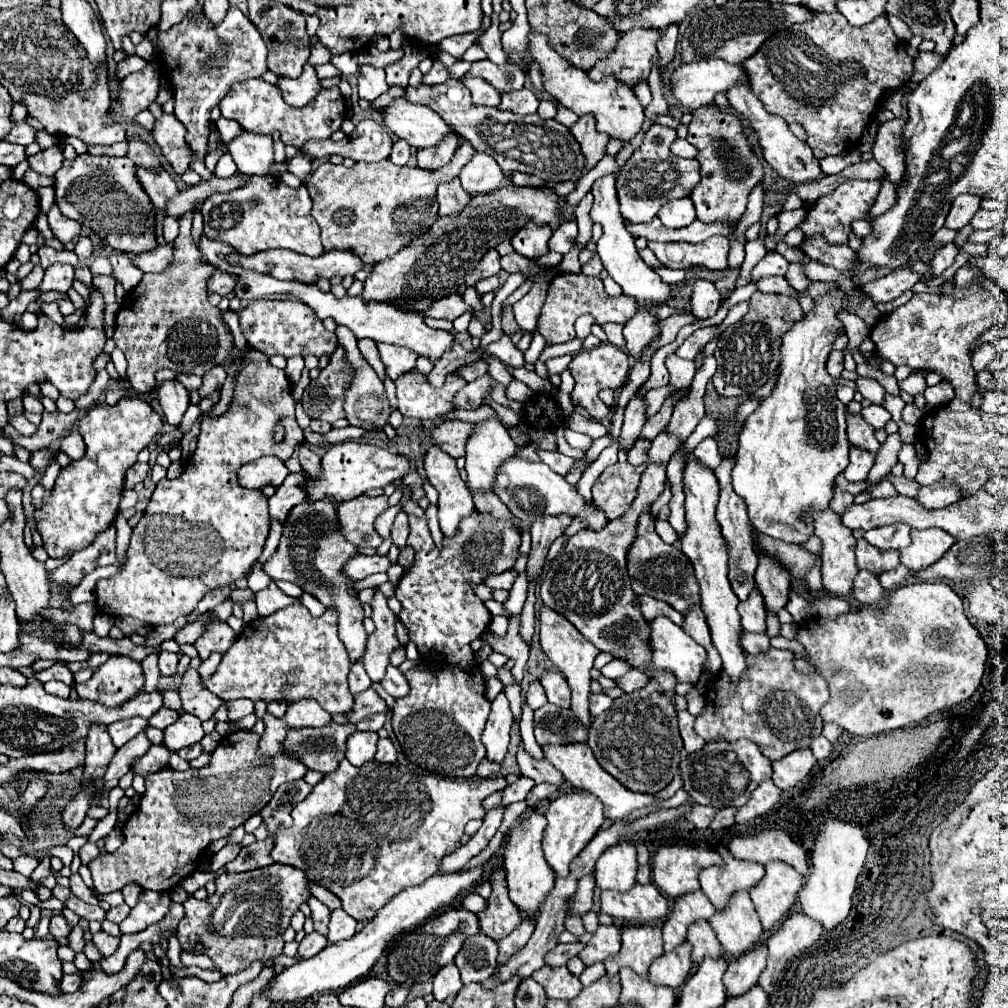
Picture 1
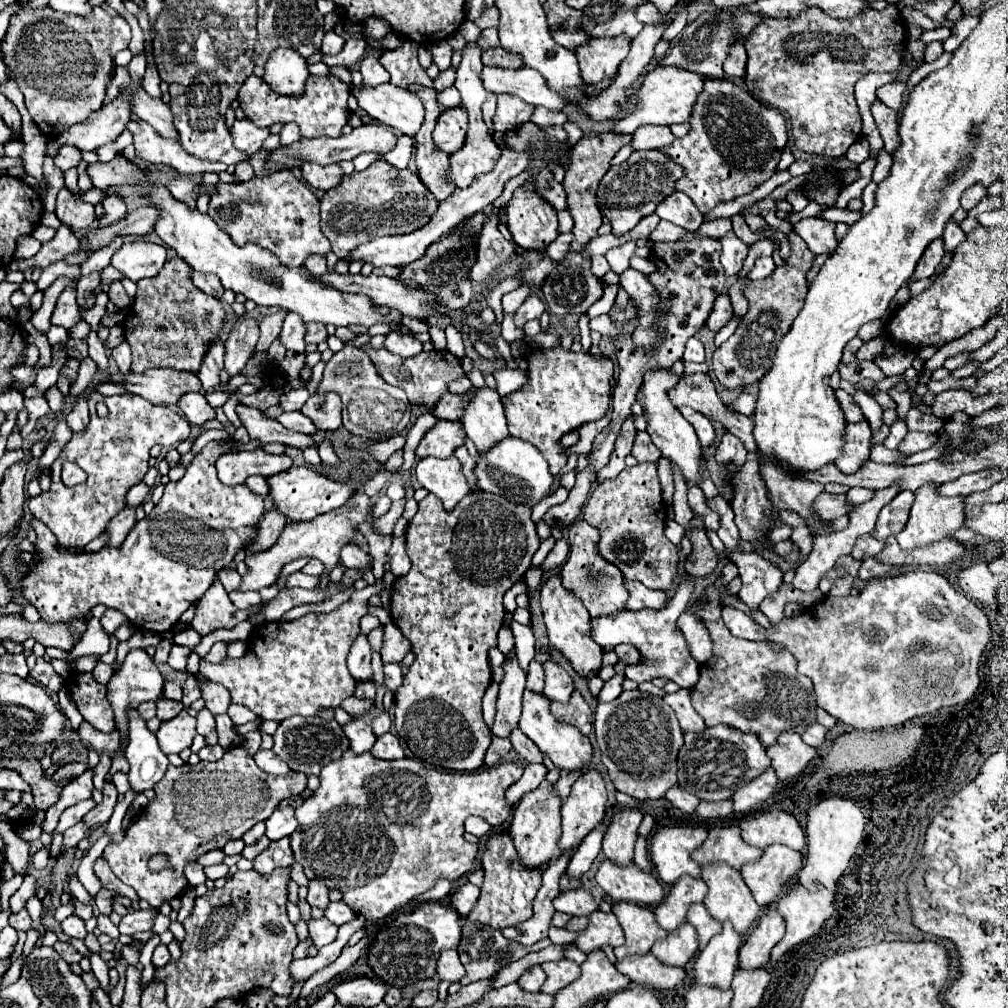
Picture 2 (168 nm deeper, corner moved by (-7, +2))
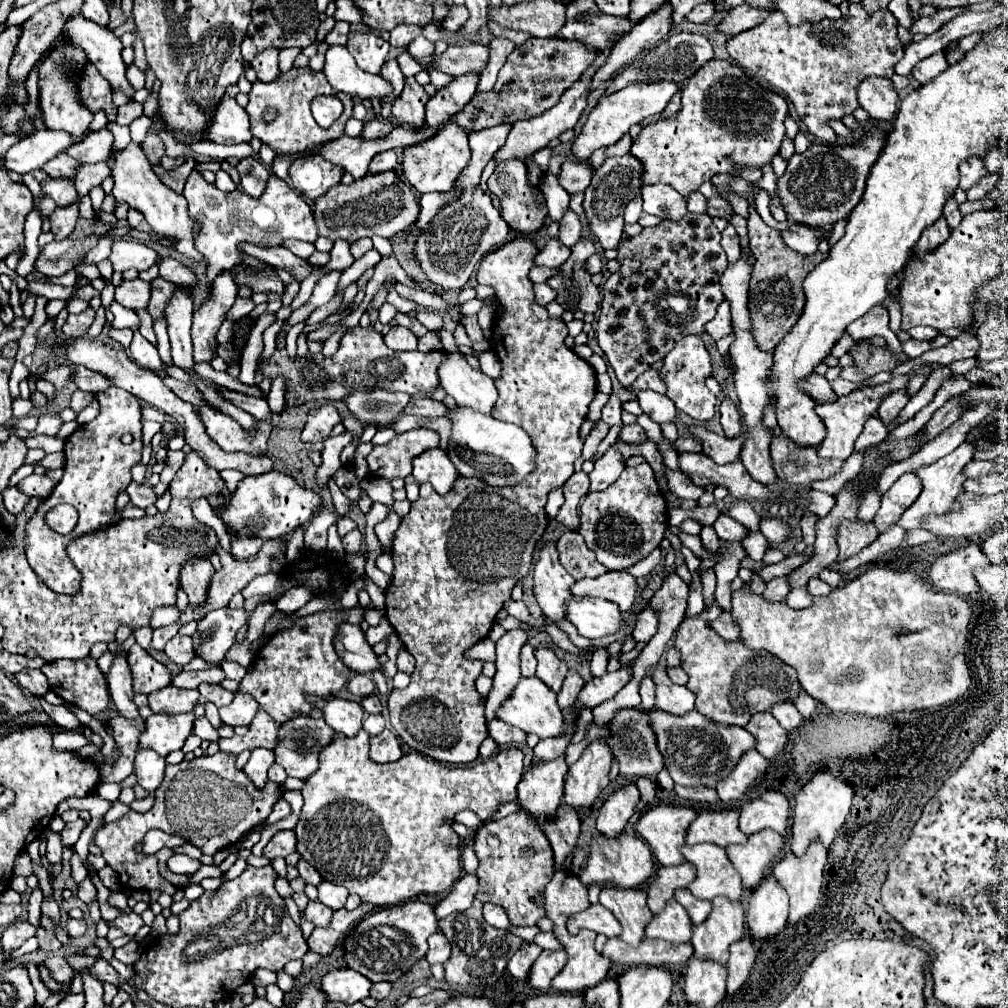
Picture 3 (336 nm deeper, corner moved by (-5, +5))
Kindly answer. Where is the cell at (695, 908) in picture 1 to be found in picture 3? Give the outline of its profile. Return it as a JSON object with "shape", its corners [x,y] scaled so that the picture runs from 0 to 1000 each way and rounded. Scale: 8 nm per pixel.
{"shape":[[[679,855],[675,859],[665,859],[665,861],[653,861],[649,873],[643,877],[643,899],[645,903],[657,905],[661,895],[669,889],[669,883],[681,881],[690,869],[690,861],[685,855]]]}

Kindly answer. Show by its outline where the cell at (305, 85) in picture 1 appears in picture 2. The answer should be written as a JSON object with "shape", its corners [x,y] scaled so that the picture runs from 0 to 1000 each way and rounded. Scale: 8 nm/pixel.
{"shape":[[[274,49],[262,68],[262,80],[276,94],[298,96],[302,92],[302,82],[308,76],[306,61],[300,55],[294,55],[290,49]]]}

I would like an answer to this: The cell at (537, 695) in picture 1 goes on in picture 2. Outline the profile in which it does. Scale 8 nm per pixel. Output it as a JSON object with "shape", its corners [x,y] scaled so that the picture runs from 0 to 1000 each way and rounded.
{"shape":[[[528,656],[526,662],[524,662],[524,674],[522,674],[522,682],[526,686],[532,686],[532,688],[538,688],[540,686],[540,664],[536,658]]]}

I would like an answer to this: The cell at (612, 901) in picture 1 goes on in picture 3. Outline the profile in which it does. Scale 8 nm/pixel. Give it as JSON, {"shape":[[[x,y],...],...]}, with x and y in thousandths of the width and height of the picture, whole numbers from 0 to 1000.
{"shape":[[[617,825],[617,829],[605,831],[605,829],[589,829],[583,841],[583,851],[579,861],[575,863],[575,873],[579,879],[583,877],[611,877],[617,881],[633,881],[637,875],[641,875],[649,865],[649,853],[645,841],[633,831]]]}

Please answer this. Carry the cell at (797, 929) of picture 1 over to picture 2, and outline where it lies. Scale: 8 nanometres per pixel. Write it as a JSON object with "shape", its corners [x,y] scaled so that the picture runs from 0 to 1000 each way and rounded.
{"shape":[[[788,878],[776,892],[772,892],[770,902],[780,914],[780,926],[766,941],[764,955],[772,955],[778,945],[784,943],[788,938],[808,930],[813,920],[823,912],[827,898],[825,888],[815,880],[812,886],[806,888],[796,878]]]}

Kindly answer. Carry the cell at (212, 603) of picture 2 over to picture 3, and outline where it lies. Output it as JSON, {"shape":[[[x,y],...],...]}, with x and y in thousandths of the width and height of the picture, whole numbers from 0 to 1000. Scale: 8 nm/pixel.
{"shape":[[[187,556],[185,560],[181,560],[179,579],[181,579],[181,585],[188,593],[188,599],[192,599],[192,601],[202,599],[210,569],[212,569],[212,563],[210,563],[208,556]]]}

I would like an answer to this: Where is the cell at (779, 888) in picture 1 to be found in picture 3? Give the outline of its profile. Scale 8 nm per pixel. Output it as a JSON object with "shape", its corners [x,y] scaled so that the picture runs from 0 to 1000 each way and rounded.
{"shape":[[[756,823],[742,829],[740,837],[726,837],[720,847],[736,869],[738,881],[750,881],[758,871],[758,863],[772,851],[778,841],[778,831],[768,823]]]}

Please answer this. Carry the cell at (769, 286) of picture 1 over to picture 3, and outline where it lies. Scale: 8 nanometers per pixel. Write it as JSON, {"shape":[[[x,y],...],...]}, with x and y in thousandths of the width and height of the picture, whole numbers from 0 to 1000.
{"shape":[[[726,212],[726,216],[724,216],[724,222],[730,226],[730,230],[734,232],[734,236],[736,236],[736,246],[740,246],[742,244],[742,226],[740,226],[740,216],[736,216],[734,212]]]}

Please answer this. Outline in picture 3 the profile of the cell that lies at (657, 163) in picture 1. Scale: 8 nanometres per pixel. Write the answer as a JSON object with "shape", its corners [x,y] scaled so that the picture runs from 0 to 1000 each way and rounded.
{"shape":[[[627,153],[613,155],[613,157],[601,157],[599,163],[591,169],[585,185],[579,190],[577,204],[579,204],[579,210],[583,216],[583,226],[599,248],[611,246],[617,236],[617,224],[619,224],[617,208],[637,187],[635,173],[637,173],[637,163]]]}

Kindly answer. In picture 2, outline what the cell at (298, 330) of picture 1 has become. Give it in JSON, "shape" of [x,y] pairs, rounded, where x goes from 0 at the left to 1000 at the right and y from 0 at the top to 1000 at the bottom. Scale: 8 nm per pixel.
{"shape":[[[306,320],[302,322],[304,324],[304,330],[302,330],[302,338],[304,340],[319,340],[325,336],[325,328],[323,328],[323,322],[321,320]]]}

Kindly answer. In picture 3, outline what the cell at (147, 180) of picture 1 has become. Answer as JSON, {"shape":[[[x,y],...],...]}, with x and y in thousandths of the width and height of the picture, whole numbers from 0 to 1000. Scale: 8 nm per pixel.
{"shape":[[[63,151],[62,155],[54,155],[54,159],[48,159],[46,165],[42,165],[40,169],[46,171],[48,175],[52,175],[52,177],[54,177],[54,175],[58,175],[58,177],[62,177],[62,175],[73,177],[75,165],[77,165],[77,161]]]}

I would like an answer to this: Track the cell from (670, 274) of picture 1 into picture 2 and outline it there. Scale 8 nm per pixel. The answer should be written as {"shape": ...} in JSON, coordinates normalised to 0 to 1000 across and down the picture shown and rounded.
{"shape":[[[631,253],[625,257],[625,265],[639,272],[646,272],[651,269],[650,263],[643,256],[637,256]]]}

